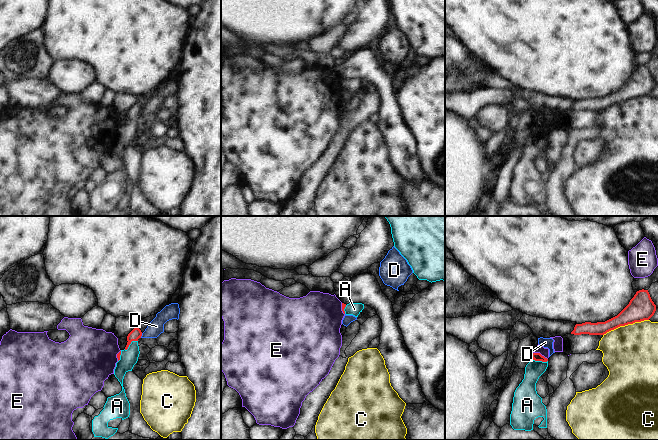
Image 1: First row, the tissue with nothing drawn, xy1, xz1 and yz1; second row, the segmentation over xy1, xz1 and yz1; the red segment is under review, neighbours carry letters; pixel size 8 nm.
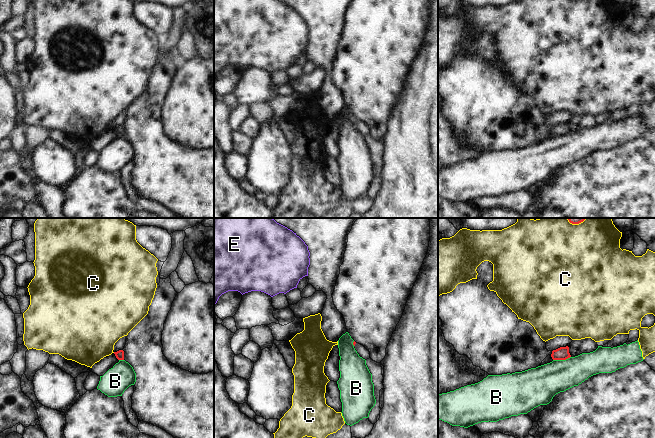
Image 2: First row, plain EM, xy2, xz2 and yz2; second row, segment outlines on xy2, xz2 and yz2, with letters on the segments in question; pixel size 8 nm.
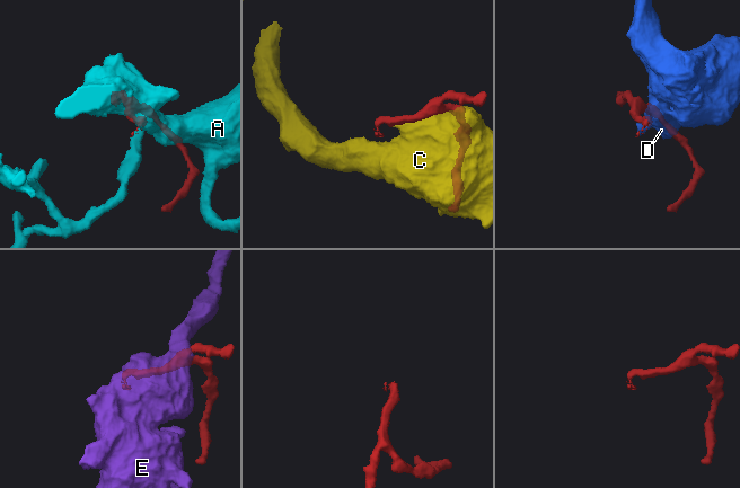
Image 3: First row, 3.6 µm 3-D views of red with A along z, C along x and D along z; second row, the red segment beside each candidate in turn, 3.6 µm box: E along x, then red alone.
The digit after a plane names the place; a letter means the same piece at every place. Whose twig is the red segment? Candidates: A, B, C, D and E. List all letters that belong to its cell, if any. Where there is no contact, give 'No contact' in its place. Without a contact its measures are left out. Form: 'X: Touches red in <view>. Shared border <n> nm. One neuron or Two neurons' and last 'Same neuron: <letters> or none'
A: Touches red in xy1. Shared border 130 nm. One neuron
B: Touches red in yz2. Shared border 150 nm. Two neurons
C: Touches red in yz1. Shared border 400 nm. Two neurons
D: Touches red in xy1. Shared border 40 nm. Two neurons
E: Touches red in yz1. Shared border 130 nm. Two neurons
Same neuron: A

